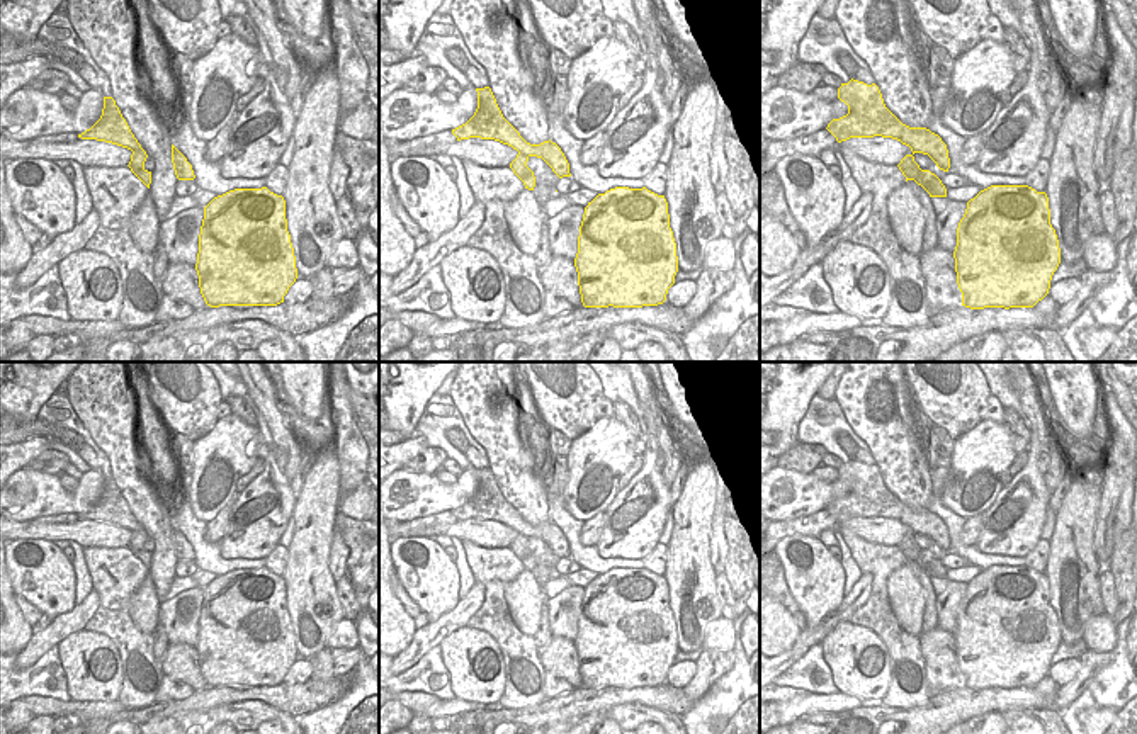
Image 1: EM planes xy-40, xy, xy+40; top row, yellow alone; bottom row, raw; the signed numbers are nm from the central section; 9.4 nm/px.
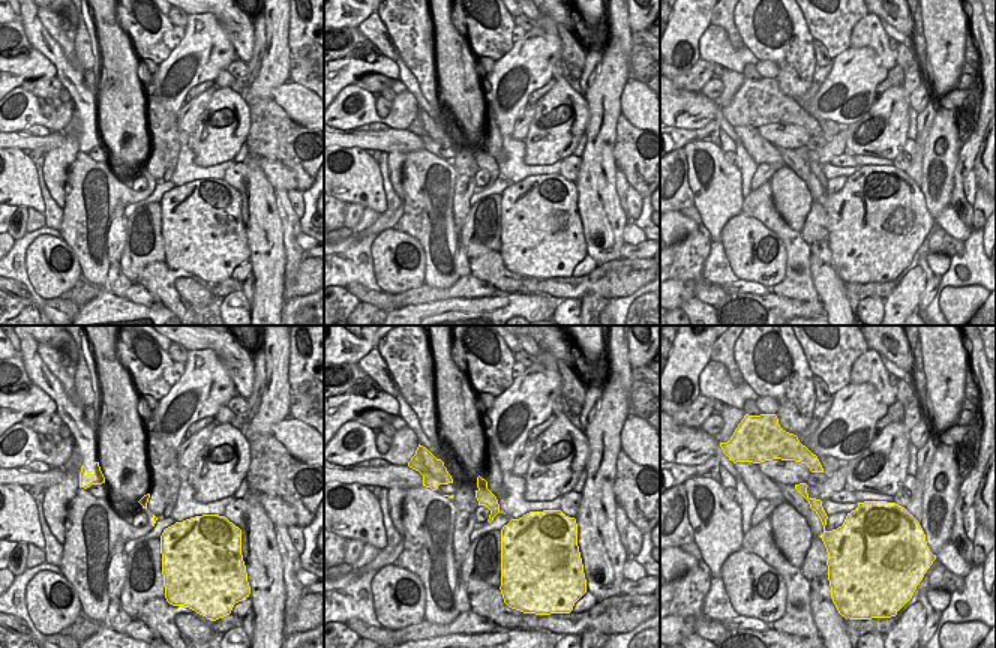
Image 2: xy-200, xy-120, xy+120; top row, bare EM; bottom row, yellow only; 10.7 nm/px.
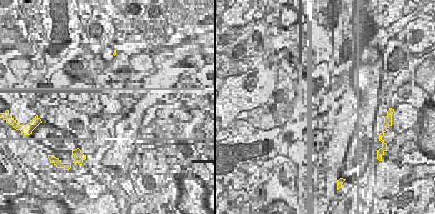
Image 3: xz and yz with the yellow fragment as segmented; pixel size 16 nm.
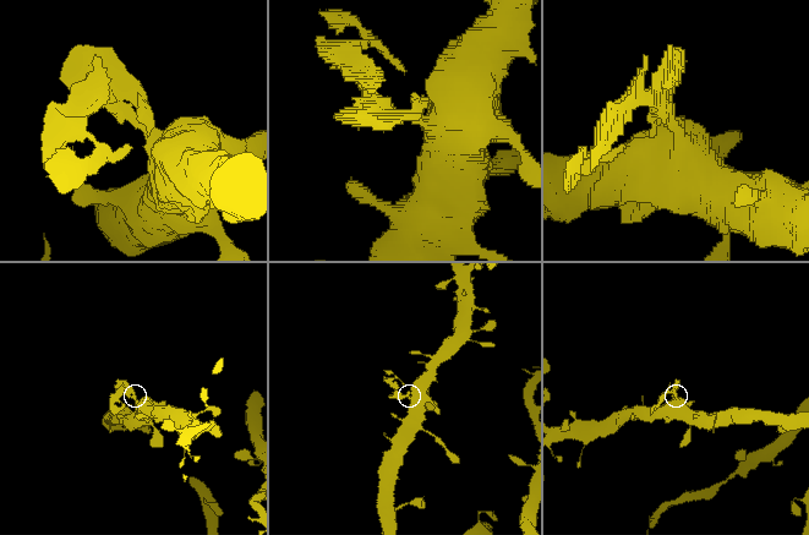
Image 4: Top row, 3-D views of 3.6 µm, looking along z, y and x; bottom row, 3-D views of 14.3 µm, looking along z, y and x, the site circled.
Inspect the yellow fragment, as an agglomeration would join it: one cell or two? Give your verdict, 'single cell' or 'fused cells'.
fused cells

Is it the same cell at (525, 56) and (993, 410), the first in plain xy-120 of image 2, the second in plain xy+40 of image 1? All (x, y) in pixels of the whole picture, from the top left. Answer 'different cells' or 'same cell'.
different cells

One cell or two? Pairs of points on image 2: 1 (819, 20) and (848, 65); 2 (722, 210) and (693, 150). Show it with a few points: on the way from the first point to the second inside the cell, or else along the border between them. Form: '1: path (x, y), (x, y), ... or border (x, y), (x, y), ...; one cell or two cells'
1: border (849, 47), (833, 59); two cells
2: path (717, 194), (713, 173), (705, 159); one cell

